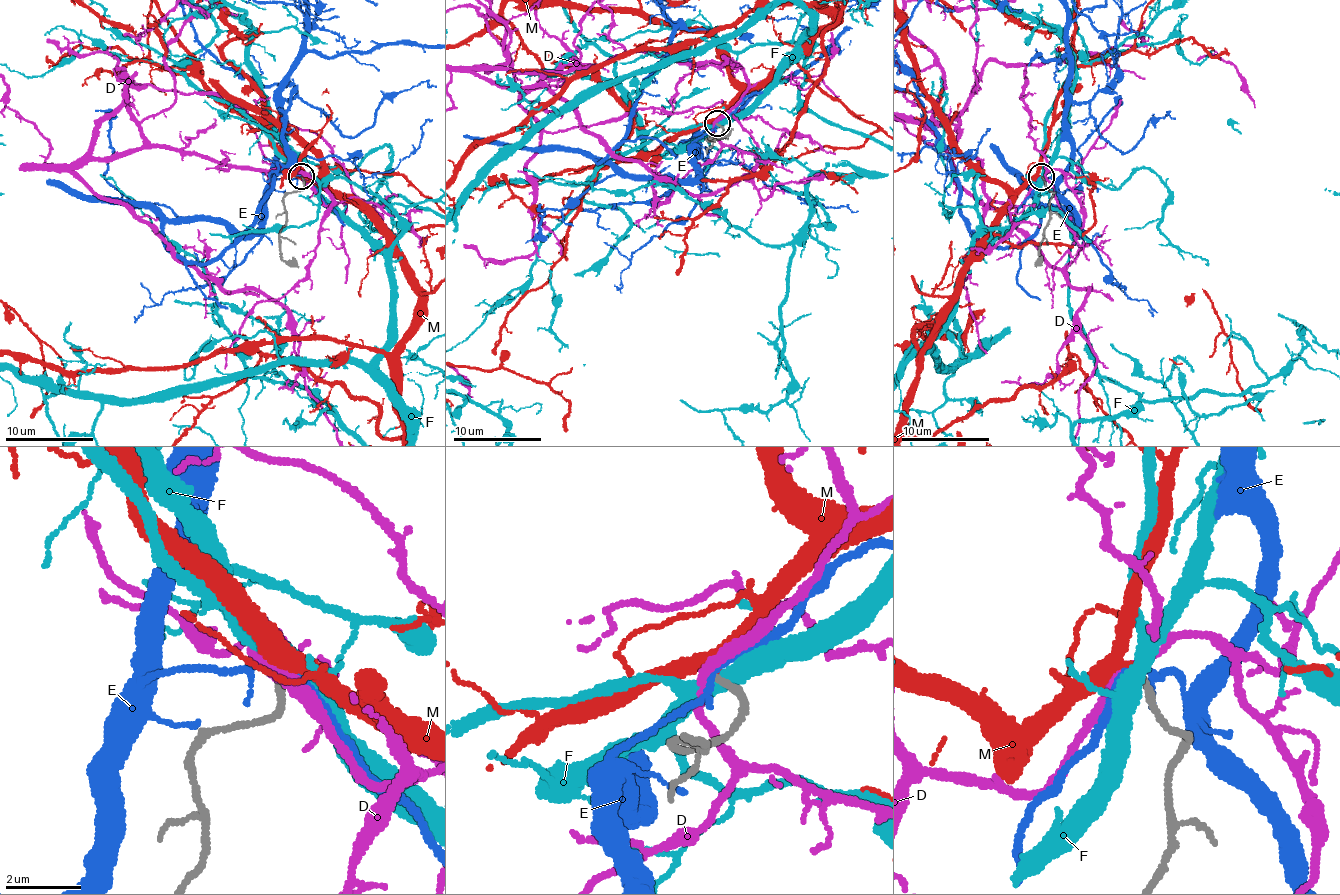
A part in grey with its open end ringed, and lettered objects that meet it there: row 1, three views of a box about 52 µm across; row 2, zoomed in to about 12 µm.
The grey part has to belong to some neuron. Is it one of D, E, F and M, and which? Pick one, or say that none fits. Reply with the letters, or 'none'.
M

